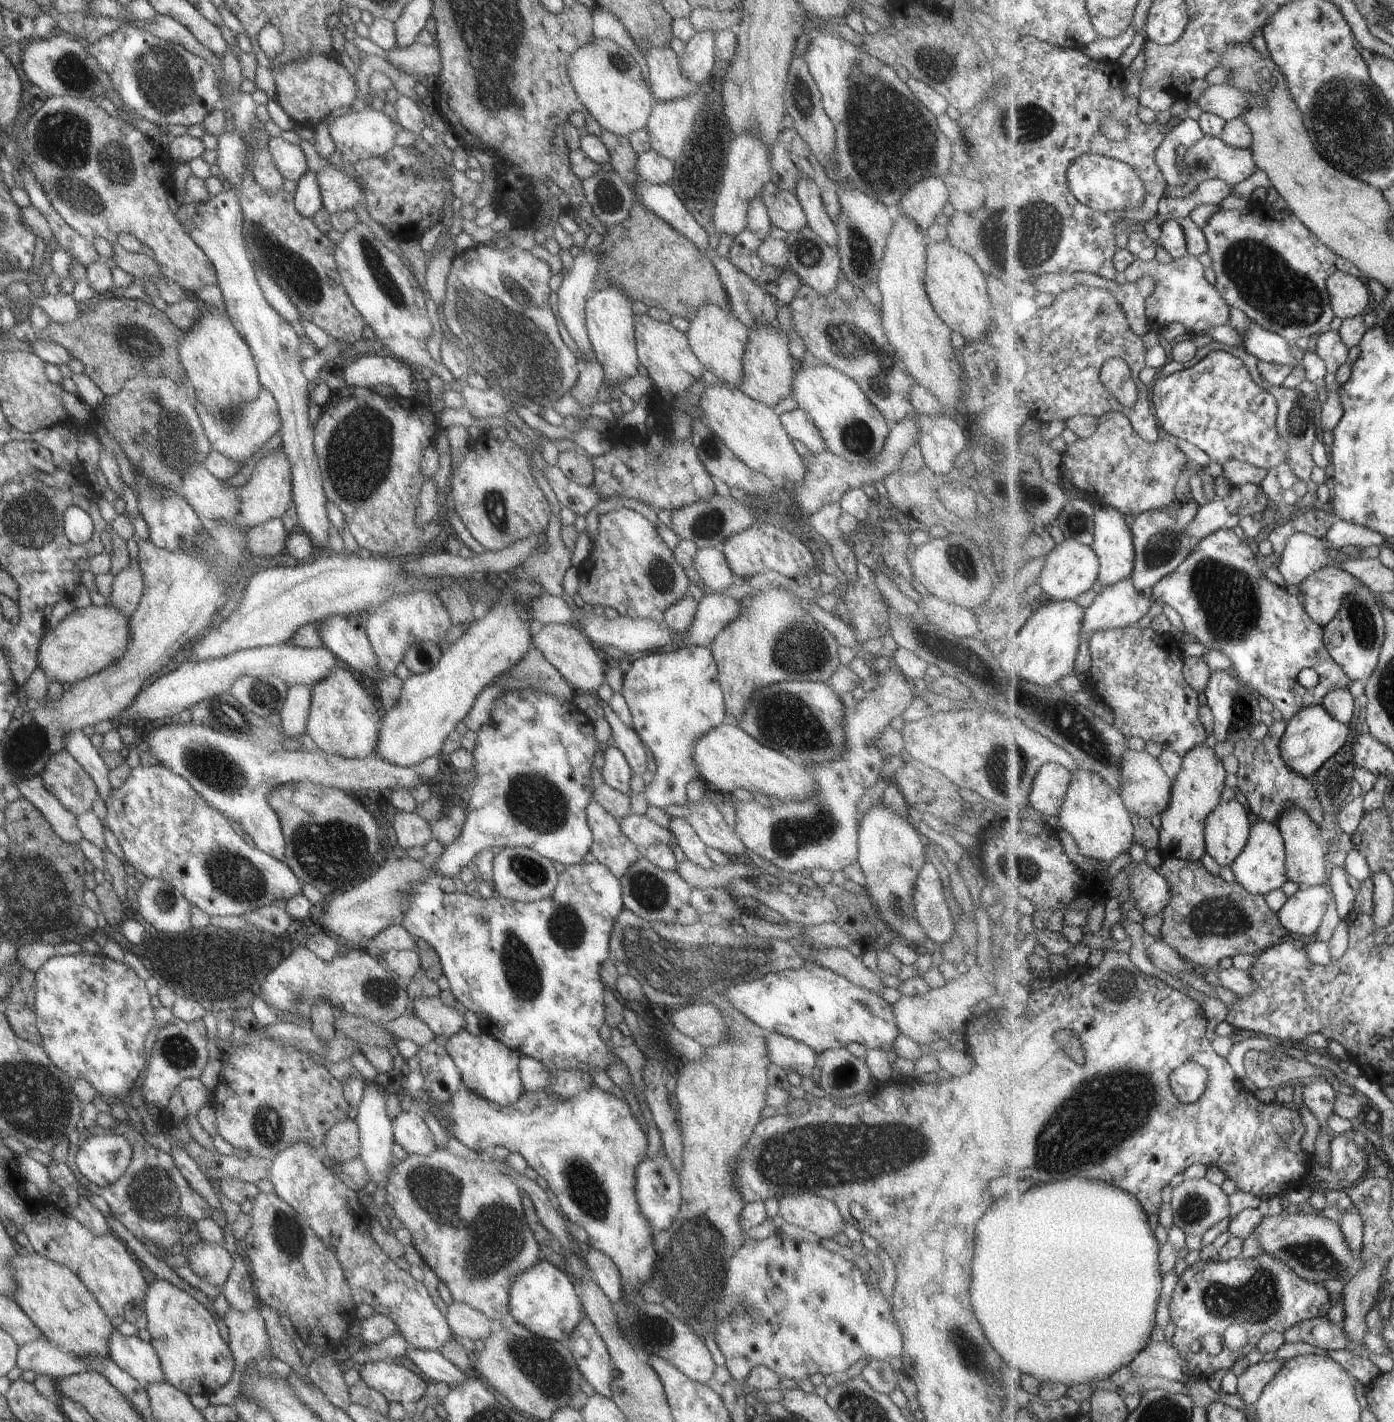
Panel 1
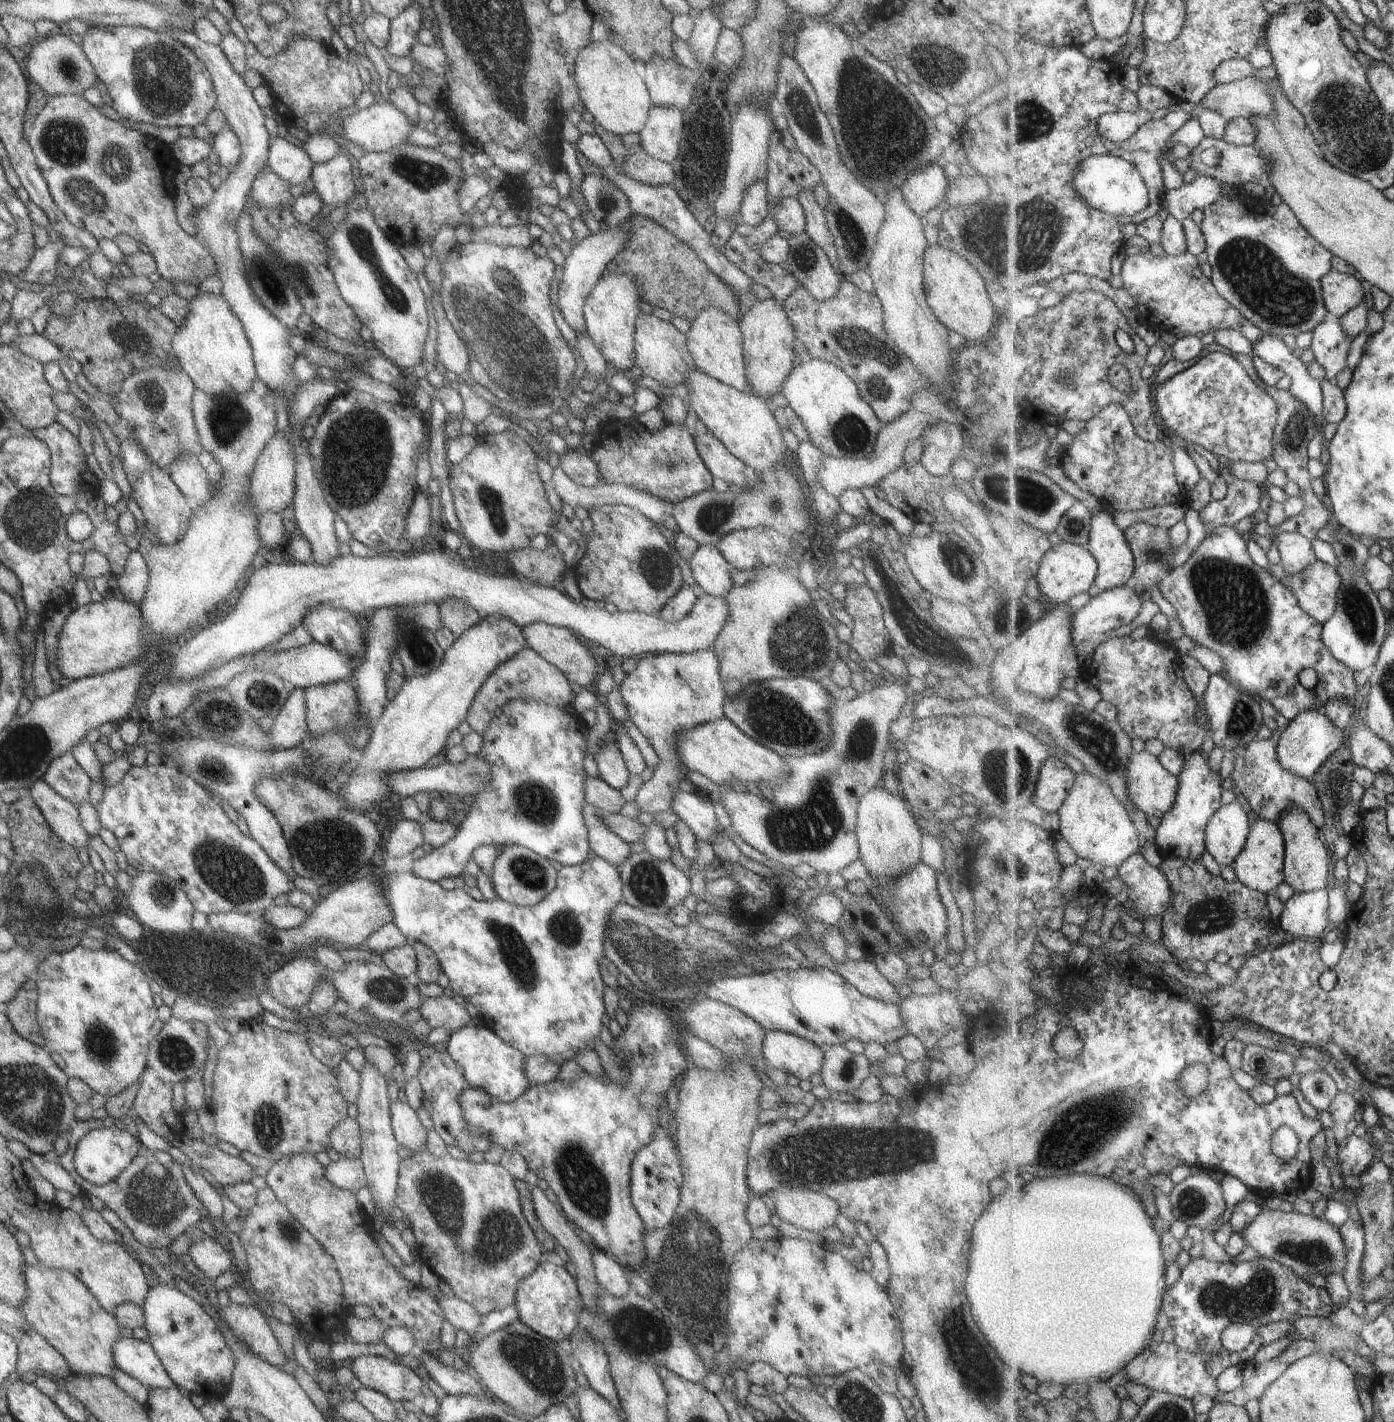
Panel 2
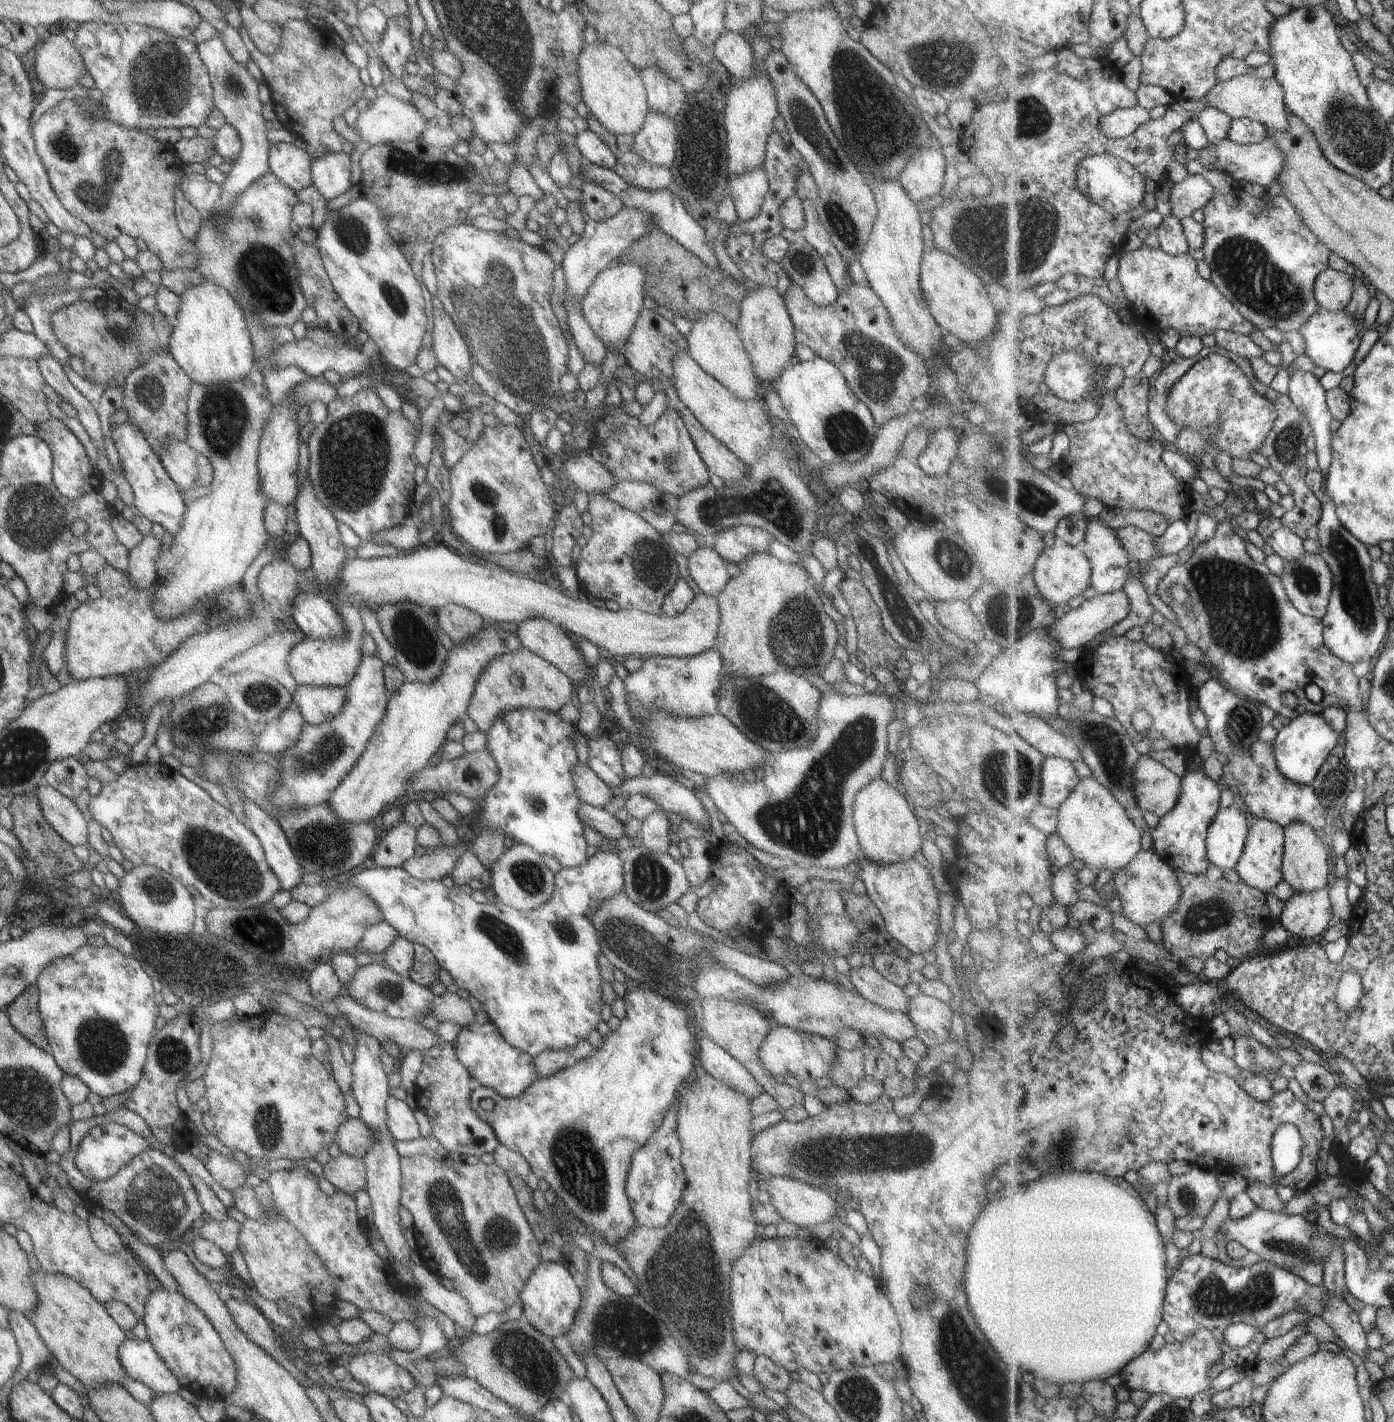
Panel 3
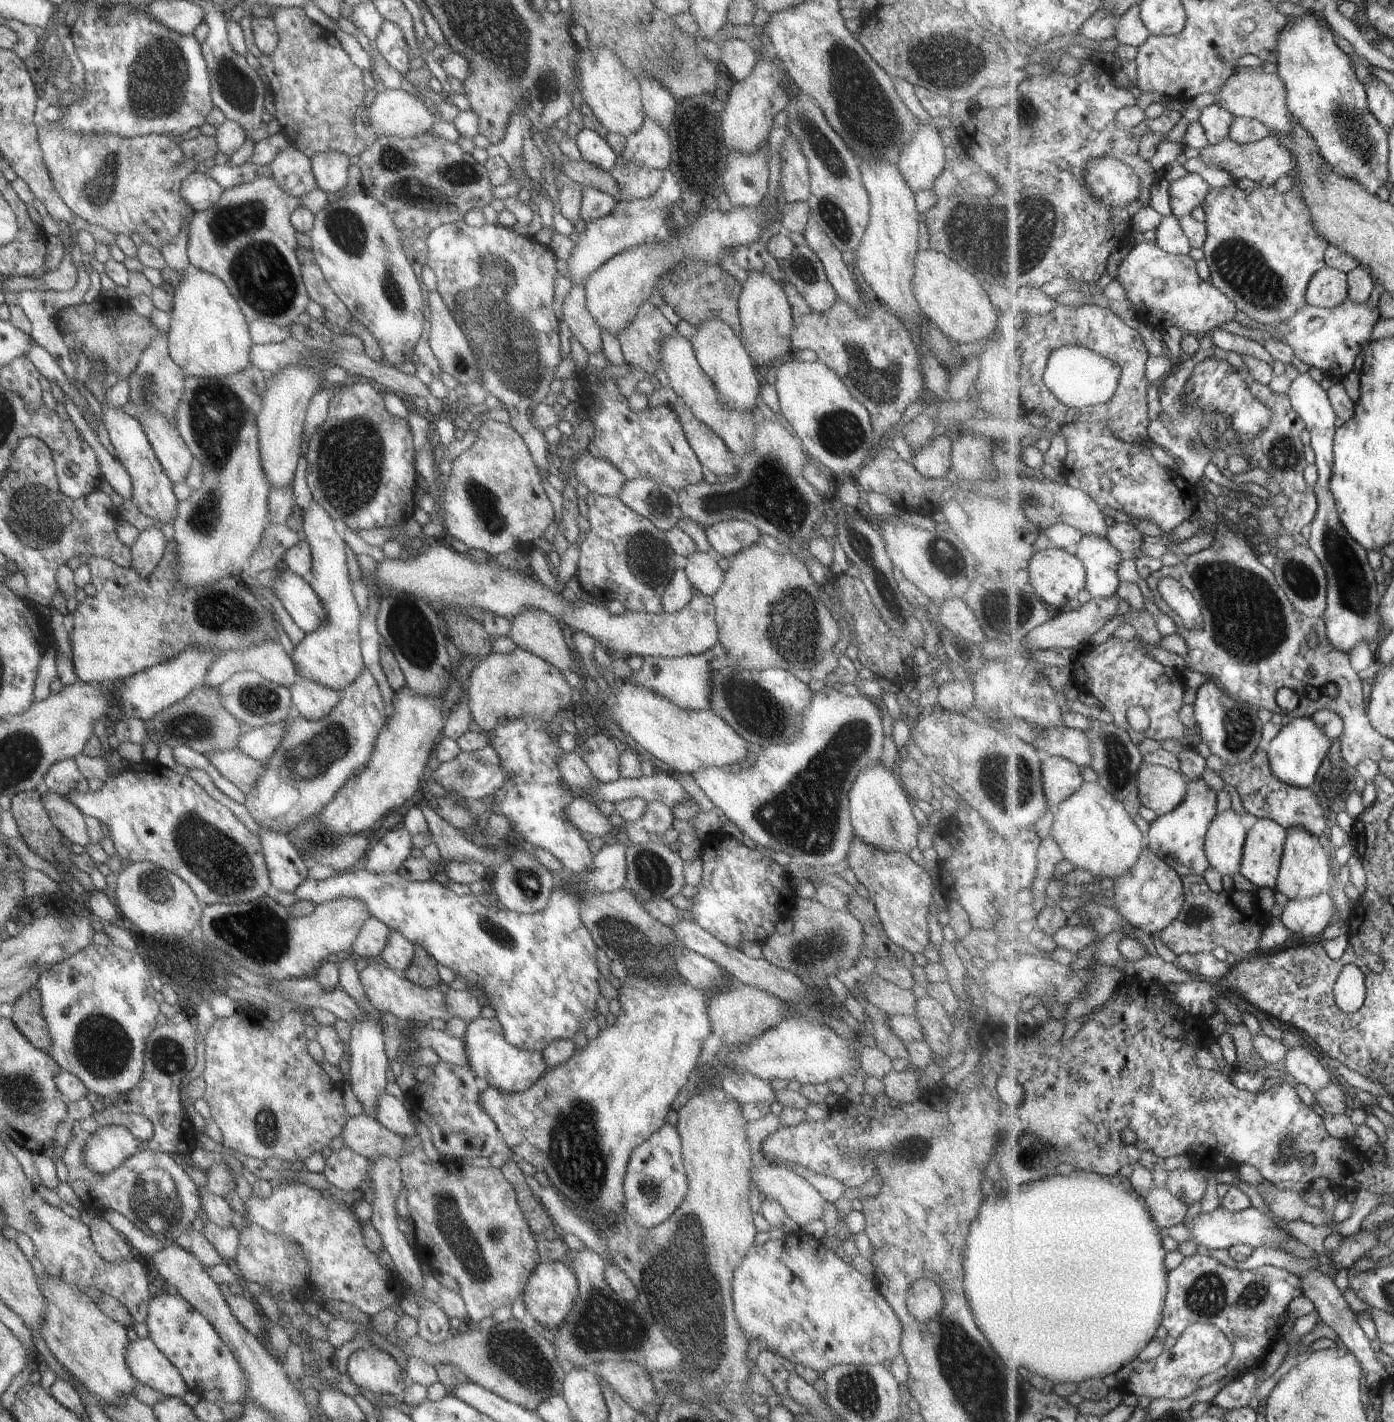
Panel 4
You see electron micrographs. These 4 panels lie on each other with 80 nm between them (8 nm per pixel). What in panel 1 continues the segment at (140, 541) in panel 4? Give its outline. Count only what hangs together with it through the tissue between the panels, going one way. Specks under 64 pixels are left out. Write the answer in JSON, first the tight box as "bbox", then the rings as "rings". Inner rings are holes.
{"bbox":[106,563,143,617],"rings":[[[130,563],[114,576],[114,580],[106,598],[107,604],[117,613],[125,617],[131,617],[138,601],[141,599],[143,584],[141,572],[135,563]]]}

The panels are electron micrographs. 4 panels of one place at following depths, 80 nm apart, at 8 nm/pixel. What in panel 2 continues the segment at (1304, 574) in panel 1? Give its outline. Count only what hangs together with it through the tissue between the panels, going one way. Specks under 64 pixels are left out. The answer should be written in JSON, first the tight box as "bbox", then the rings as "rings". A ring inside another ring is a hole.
{"bbox":[1269,526,1317,579],"rings":[[[1278,526],[1272,528],[1269,537],[1278,546],[1282,568],[1287,579],[1315,564],[1317,556],[1313,552],[1311,539],[1300,533],[1283,532]]]}

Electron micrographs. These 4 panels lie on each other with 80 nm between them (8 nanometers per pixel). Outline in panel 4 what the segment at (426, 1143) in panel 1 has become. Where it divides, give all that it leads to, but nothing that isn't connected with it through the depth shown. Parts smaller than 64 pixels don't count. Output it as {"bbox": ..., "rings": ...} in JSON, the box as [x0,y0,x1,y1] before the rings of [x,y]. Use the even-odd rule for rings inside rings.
{"bbox":[373,1092,415,1139],"rings":[[[381,1092],[377,1096],[377,1100],[375,1100],[373,1110],[375,1110],[375,1114],[373,1114],[374,1120],[377,1120],[378,1124],[385,1126],[389,1132],[405,1136],[407,1139],[414,1139],[415,1126],[411,1122],[411,1116],[397,1098]]]}

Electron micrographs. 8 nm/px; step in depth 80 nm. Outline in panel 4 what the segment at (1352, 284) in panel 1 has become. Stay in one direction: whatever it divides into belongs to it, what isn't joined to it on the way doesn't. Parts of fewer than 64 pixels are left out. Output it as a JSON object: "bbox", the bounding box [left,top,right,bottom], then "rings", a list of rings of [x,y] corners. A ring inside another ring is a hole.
{"bbox":[1307,267,1349,308],"rings":[[[1324,267],[1307,288],[1307,302],[1318,308],[1337,308],[1349,299],[1348,275],[1341,270]]]}

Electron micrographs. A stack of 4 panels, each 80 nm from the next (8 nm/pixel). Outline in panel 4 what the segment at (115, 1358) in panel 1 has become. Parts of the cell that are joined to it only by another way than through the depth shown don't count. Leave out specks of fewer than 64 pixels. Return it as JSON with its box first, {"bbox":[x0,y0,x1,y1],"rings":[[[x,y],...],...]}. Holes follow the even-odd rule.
{"bbox":[125,1337,187,1398],"rings":[[[148,1337],[127,1344],[125,1364],[133,1380],[165,1397],[181,1398],[187,1392],[177,1368],[167,1361]]]}

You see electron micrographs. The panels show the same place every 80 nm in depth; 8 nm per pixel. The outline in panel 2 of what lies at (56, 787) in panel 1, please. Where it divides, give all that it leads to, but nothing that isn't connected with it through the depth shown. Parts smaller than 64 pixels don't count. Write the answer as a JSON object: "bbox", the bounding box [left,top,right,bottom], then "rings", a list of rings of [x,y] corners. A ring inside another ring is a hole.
{"bbox":[42,752,91,806],"rings":[[[70,752],[51,760],[42,780],[49,788],[53,788],[53,791],[57,792],[59,796],[69,800],[75,806],[81,800],[88,800],[91,780],[87,772],[75,762],[75,758]]]}

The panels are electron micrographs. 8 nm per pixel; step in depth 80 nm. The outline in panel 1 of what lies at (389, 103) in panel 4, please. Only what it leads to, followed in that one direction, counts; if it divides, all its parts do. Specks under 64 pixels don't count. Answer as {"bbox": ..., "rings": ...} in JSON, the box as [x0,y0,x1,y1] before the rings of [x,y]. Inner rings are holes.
{"bbox":[327,106,397,165],"rings":[[[369,106],[357,113],[329,119],[327,126],[329,137],[333,140],[335,150],[341,154],[341,160],[349,162],[351,165],[361,158],[382,156],[385,152],[388,152],[394,146],[393,138],[397,134],[389,116],[385,116],[382,110],[371,110]]]}

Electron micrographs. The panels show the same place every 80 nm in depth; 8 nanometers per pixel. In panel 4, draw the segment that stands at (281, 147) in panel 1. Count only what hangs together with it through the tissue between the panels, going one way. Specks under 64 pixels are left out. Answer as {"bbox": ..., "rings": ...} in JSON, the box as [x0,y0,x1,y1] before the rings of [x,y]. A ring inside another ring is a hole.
{"bbox":[268,144,317,198],"rings":[[[291,144],[279,150],[268,164],[275,184],[293,198],[301,198],[317,189],[311,173],[310,159]]]}

